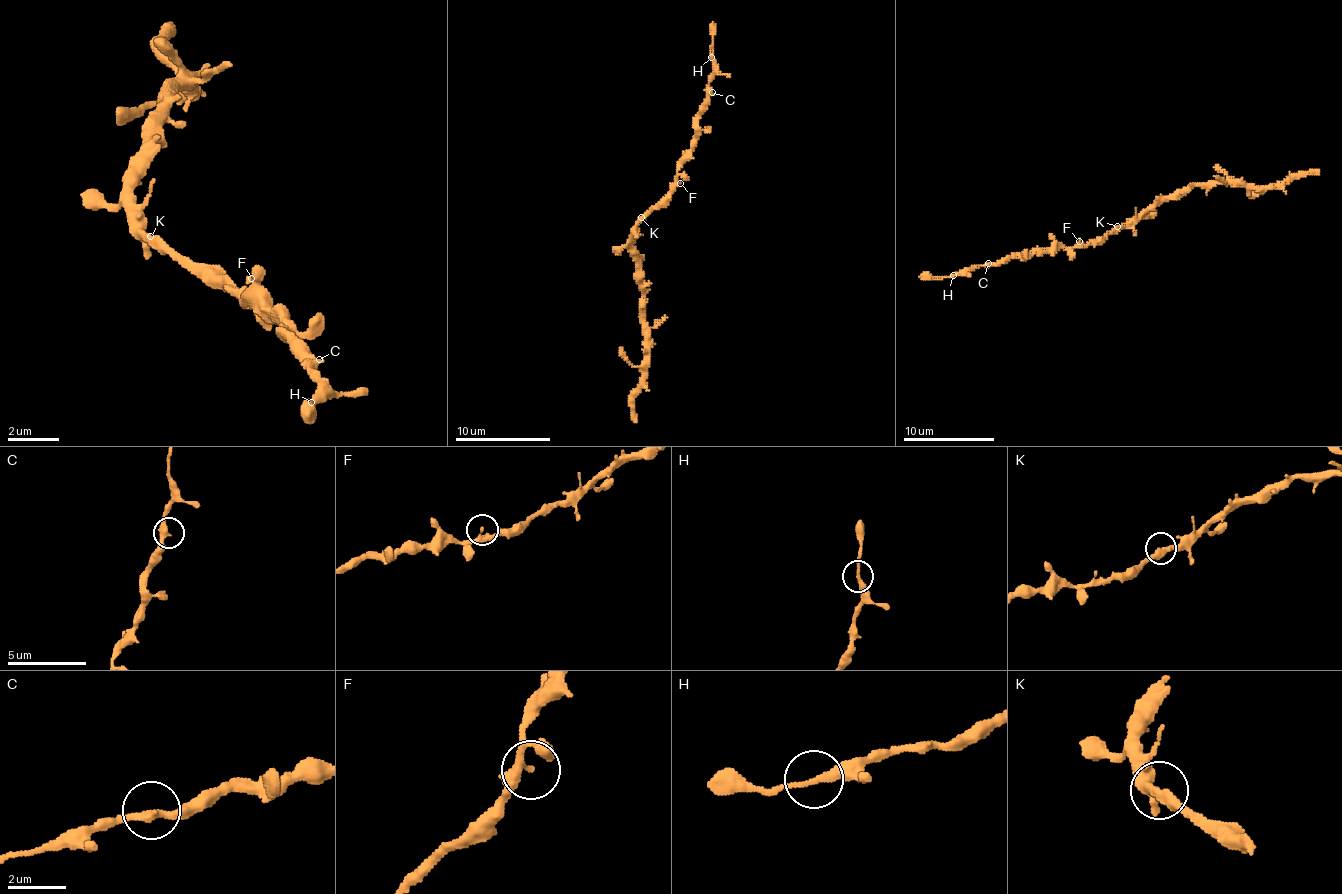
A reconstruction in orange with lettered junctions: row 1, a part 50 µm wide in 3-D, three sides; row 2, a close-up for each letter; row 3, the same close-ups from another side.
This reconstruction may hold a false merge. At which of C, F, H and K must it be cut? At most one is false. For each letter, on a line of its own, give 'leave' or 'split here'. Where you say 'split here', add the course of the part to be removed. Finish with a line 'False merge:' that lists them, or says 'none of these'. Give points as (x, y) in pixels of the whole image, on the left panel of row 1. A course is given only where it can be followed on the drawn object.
C: leave
F: leave
H: leave
K: leave
False merge: none of these

